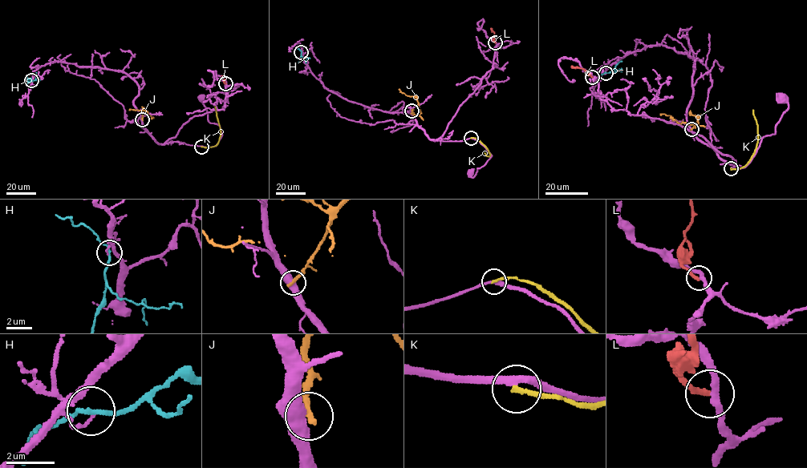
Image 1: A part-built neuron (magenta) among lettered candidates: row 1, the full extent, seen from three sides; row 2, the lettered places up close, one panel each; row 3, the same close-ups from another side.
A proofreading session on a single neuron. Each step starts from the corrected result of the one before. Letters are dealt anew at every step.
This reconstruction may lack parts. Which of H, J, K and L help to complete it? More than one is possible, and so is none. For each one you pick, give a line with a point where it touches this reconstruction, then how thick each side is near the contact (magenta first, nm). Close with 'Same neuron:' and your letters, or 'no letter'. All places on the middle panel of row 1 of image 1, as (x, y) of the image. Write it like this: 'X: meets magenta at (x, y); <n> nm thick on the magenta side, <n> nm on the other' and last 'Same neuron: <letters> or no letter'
Same neuron: no letter

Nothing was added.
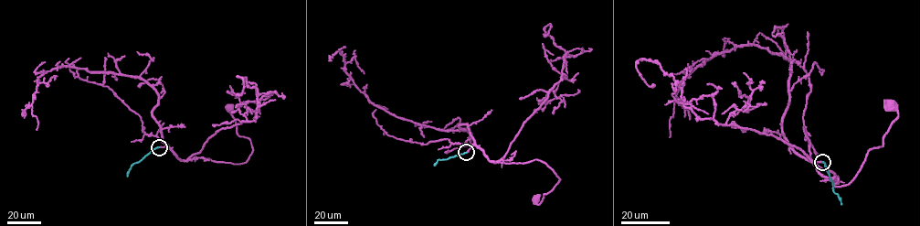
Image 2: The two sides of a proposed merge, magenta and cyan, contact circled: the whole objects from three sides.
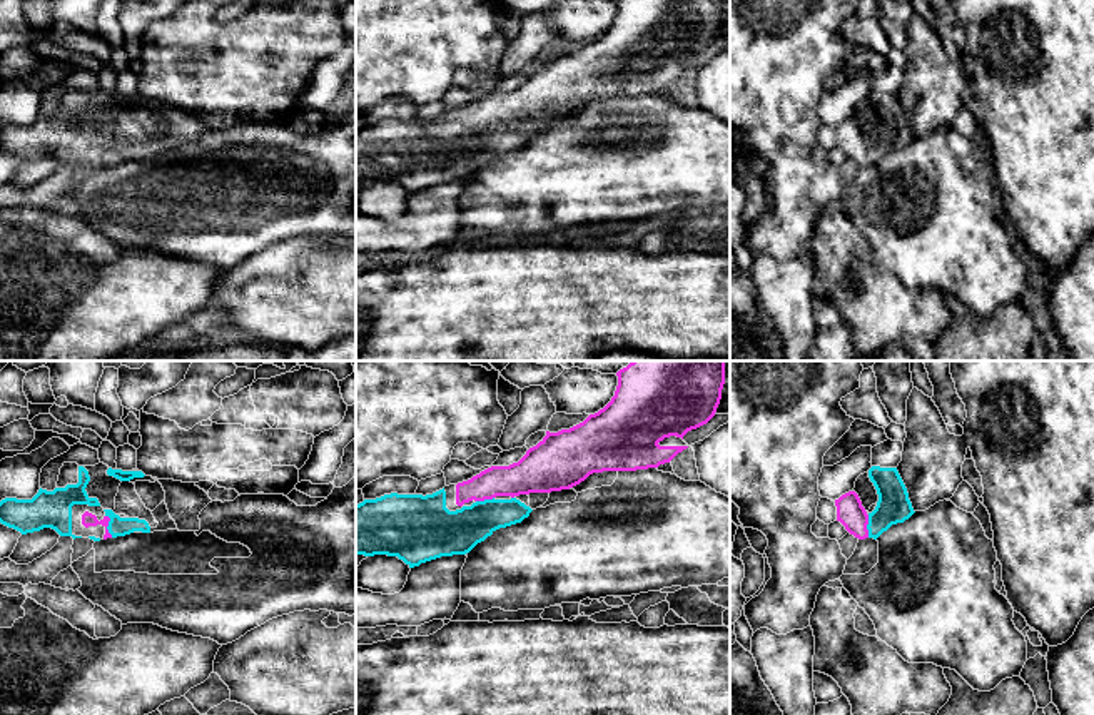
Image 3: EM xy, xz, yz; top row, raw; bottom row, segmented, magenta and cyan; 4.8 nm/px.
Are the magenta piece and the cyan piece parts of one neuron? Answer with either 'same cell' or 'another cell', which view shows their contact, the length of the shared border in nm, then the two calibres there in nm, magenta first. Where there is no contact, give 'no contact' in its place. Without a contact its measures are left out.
same cell; contact in xy; length 120 nm; calibres 60 and 100 nm

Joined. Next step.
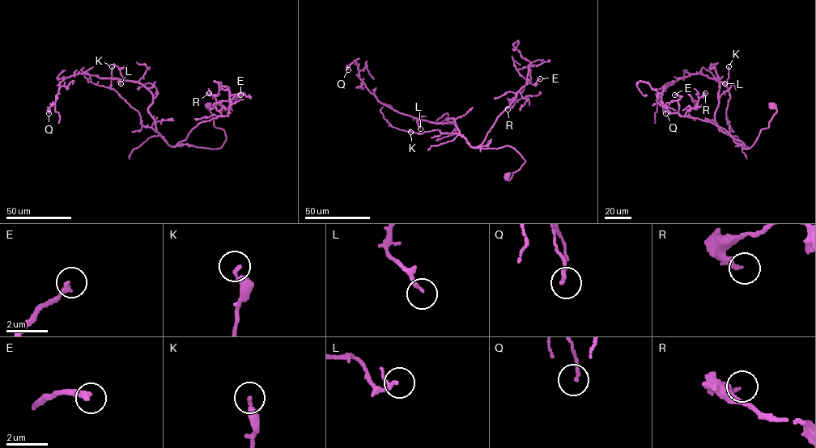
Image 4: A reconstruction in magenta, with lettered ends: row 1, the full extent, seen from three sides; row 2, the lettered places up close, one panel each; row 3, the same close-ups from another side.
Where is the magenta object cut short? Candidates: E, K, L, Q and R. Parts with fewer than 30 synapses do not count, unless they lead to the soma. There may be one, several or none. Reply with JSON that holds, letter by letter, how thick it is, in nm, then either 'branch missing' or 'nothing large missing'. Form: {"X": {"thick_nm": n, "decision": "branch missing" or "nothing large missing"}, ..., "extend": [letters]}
{"E": {"thick_nm": 240, "decision": "branch missing"}, "K": {"thick_nm": 240, "decision": "nothing large missing"}, "L": {"thick_nm": 130, "decision": "nothing large missing"}, "Q": {"thick_nm": 170, "decision": "nothing large missing"}, "R": {"thick_nm": 280, "decision": "nothing large missing"}, "extend": ["E"]}

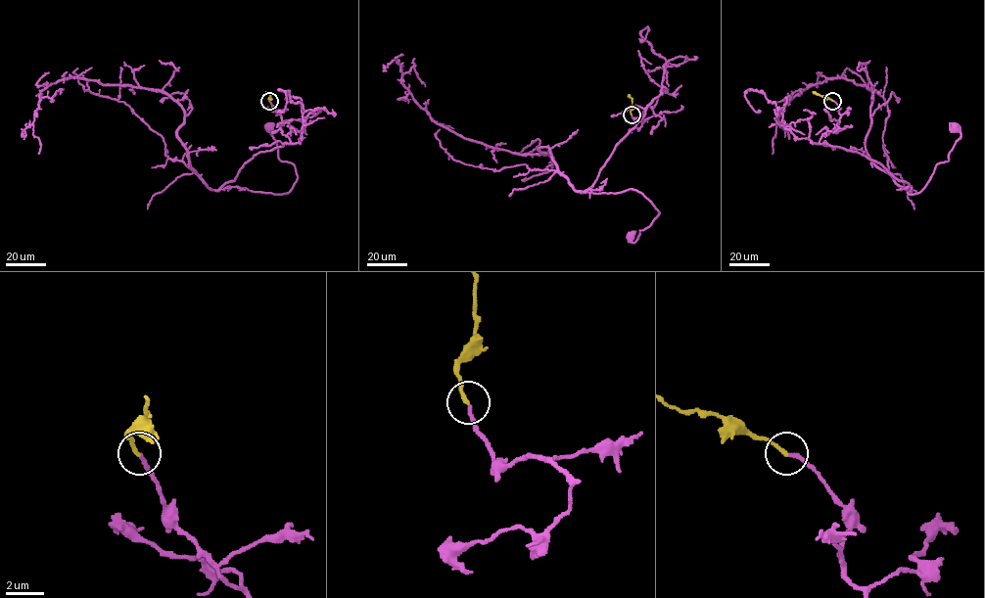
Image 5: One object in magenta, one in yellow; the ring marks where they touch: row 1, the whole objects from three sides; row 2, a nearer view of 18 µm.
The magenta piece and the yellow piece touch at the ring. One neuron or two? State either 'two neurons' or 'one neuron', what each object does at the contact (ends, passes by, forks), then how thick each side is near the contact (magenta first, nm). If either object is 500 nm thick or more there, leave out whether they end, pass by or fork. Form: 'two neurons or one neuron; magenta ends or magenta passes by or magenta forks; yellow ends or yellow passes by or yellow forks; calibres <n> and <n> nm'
one neuron; magenta ends; yellow ends; calibres 190 and 200 nm

